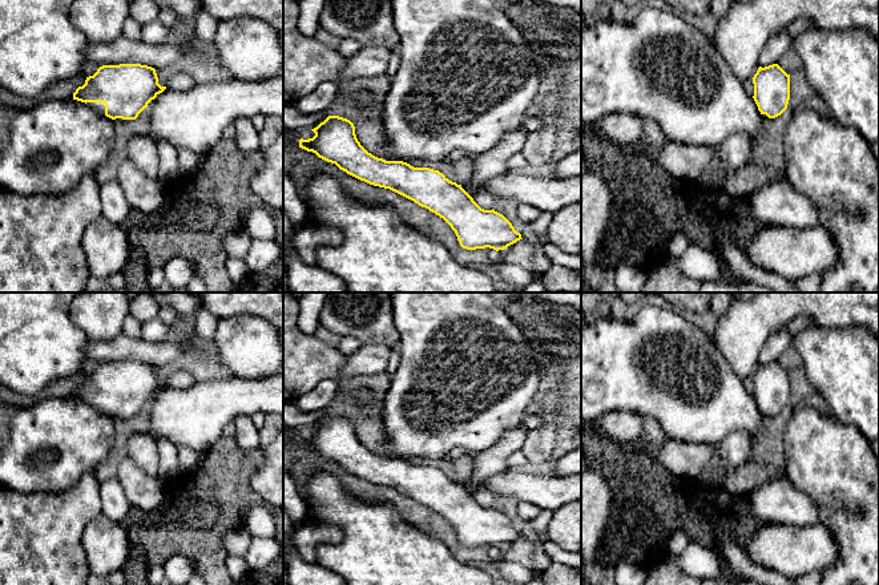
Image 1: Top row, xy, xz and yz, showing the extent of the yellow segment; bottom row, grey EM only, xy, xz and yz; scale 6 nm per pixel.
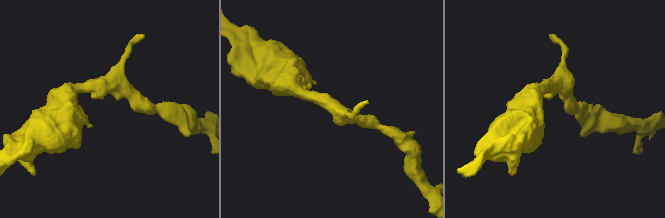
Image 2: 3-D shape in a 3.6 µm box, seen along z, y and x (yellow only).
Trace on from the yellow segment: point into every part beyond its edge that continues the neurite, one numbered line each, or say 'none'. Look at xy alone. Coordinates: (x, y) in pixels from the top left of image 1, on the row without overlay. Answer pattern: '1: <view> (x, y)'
1: xy (99, 404)

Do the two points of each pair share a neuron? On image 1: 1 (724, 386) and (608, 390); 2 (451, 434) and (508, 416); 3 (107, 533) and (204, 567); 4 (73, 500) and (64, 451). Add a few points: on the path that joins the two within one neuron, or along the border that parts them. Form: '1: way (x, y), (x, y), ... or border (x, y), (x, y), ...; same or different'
1: way (694, 383), (658, 379), (650, 386), (637, 386); same
2: way (466, 424), (479, 416), (494, 416); same
3: border (125, 531), (130, 541); different
4: border (95, 469), (89, 469), (67, 489), (40, 492); different

